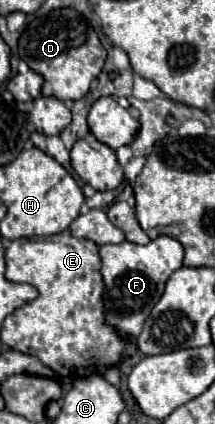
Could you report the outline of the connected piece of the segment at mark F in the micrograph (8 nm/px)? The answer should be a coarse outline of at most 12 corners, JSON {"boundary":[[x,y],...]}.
{"boundary":[[102,244],[106,324],[134,344],[184,248]]}

